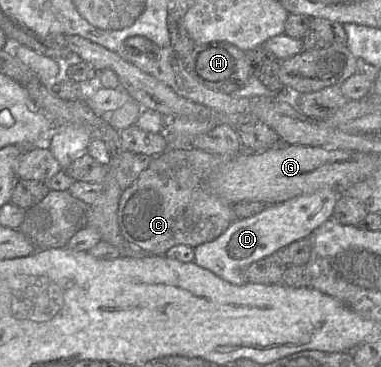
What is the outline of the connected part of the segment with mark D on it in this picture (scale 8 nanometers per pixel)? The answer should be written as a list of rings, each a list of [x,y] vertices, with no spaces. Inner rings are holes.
[[[323,188],[311,194],[270,204],[256,215],[236,219],[216,239],[196,246],[193,261],[231,284],[244,284],[248,282],[246,269],[250,264],[275,254],[294,241],[310,237],[319,226],[331,219],[339,196],[337,190]]]

